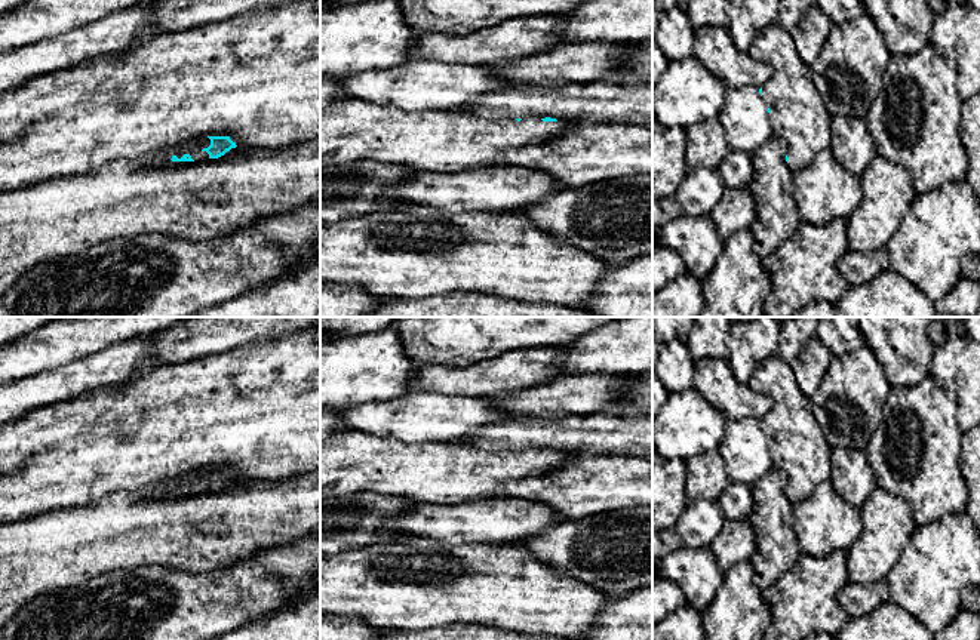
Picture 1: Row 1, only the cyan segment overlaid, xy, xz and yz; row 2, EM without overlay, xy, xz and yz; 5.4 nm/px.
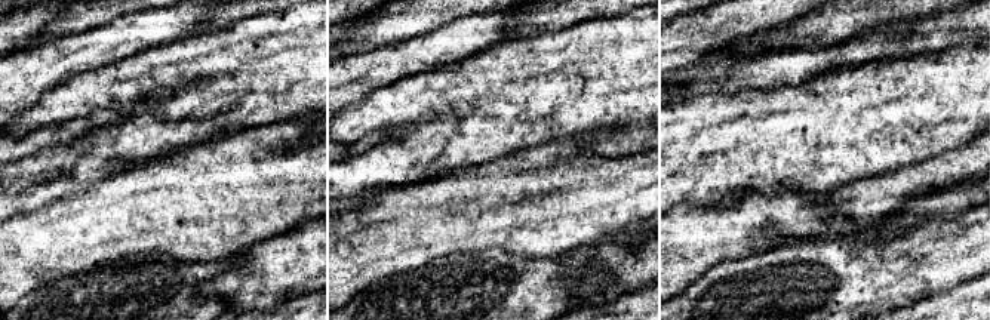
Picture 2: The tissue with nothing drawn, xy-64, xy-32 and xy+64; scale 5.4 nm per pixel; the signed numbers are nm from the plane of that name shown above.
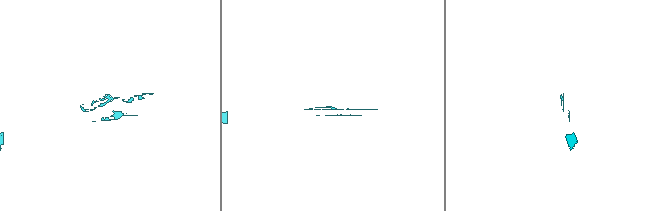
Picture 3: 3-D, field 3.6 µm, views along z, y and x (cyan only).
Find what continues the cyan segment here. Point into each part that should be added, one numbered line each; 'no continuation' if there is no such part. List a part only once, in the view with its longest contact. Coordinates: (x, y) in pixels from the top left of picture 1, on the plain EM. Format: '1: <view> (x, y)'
1: xy (255, 409)

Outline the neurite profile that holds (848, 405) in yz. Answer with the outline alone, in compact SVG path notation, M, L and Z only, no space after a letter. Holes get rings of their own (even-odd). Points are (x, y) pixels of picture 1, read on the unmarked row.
M864 344L844 354L833 356L826 367L818 390L811 396L812 416L818 422L829 446L866 452L873 433L884 418L884 403L891 385L884 366Z

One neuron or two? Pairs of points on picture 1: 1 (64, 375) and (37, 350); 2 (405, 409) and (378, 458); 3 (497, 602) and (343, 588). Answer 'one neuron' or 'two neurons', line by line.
1: two neurons
2: two neurons
3: one neuron

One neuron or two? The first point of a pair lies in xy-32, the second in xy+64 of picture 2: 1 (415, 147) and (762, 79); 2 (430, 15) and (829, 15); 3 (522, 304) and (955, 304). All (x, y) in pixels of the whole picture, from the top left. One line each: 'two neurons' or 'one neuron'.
1: two neurons
2: two neurons
3: two neurons

